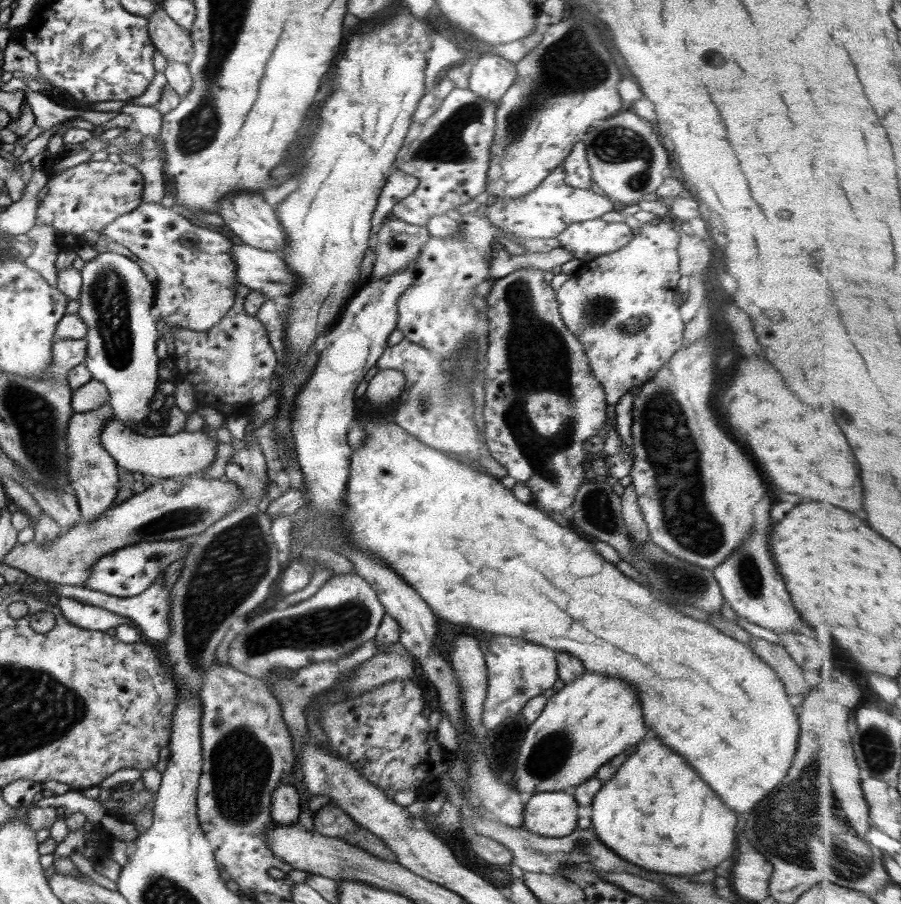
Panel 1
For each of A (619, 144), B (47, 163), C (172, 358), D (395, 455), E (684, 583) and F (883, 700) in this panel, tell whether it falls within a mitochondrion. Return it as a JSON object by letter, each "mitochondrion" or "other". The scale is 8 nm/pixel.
{"A":"mitochondrion","B":"other","C":"other","D":"other","E":"mitochondrion","F":"other"}

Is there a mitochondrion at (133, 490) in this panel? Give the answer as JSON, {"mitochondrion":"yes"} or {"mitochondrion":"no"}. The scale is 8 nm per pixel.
{"mitochondrion":"no"}

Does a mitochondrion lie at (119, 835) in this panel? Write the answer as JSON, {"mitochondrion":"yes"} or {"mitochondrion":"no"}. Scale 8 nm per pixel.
{"mitochondrion":"no"}

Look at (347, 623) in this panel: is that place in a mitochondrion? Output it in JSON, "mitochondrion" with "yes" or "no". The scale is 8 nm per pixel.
{"mitochondrion":"yes"}

